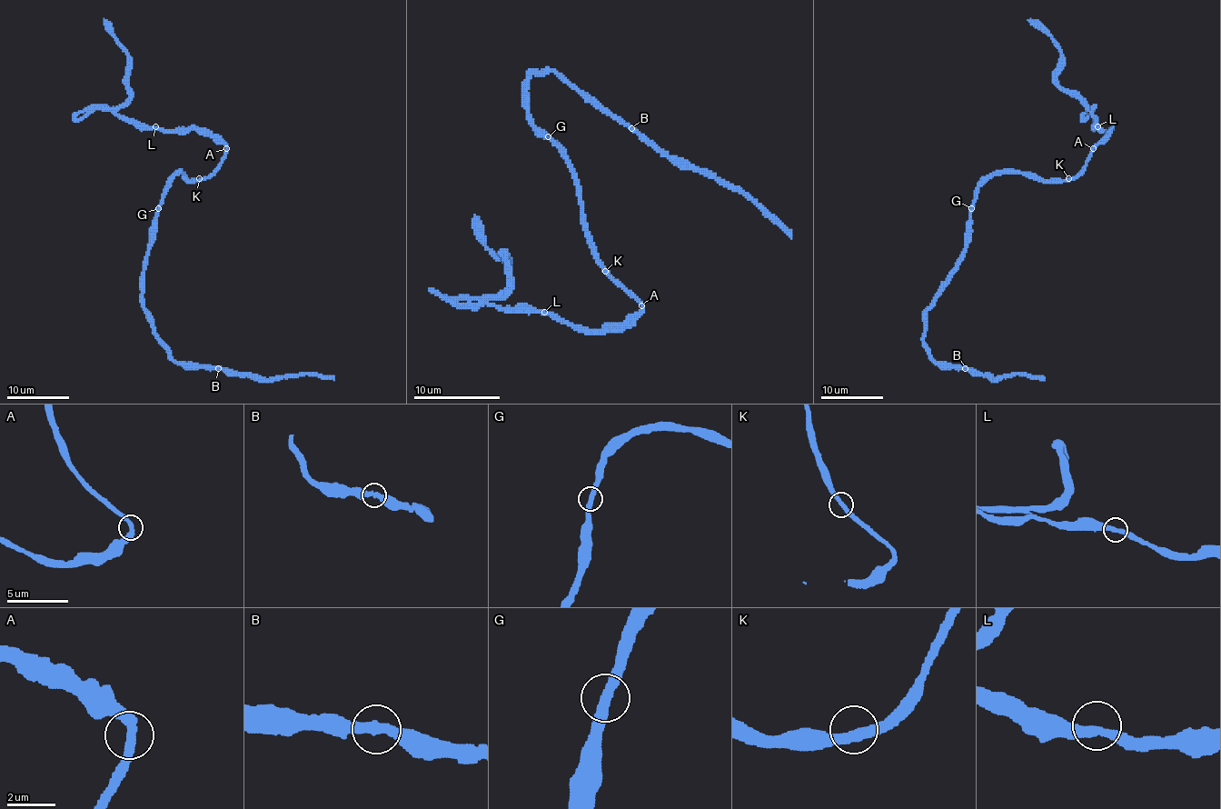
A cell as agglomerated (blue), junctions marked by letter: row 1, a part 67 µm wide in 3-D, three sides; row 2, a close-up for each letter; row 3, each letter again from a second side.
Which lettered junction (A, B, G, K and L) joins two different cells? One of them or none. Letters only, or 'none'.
none

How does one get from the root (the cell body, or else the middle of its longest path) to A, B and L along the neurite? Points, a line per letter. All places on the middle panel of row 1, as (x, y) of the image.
A: (561, 152), (572, 169), (579, 188), (580, 219), (594, 258), (641, 305)
B: (561, 152), (529, 119), (527, 80), (533, 74), (555, 71), (570, 86), (583, 91), (630, 128)
L: (561, 152), (579, 188), (580, 219), (594, 258), (641, 308), (622, 323), (600, 330), (574, 330), (544, 312)

